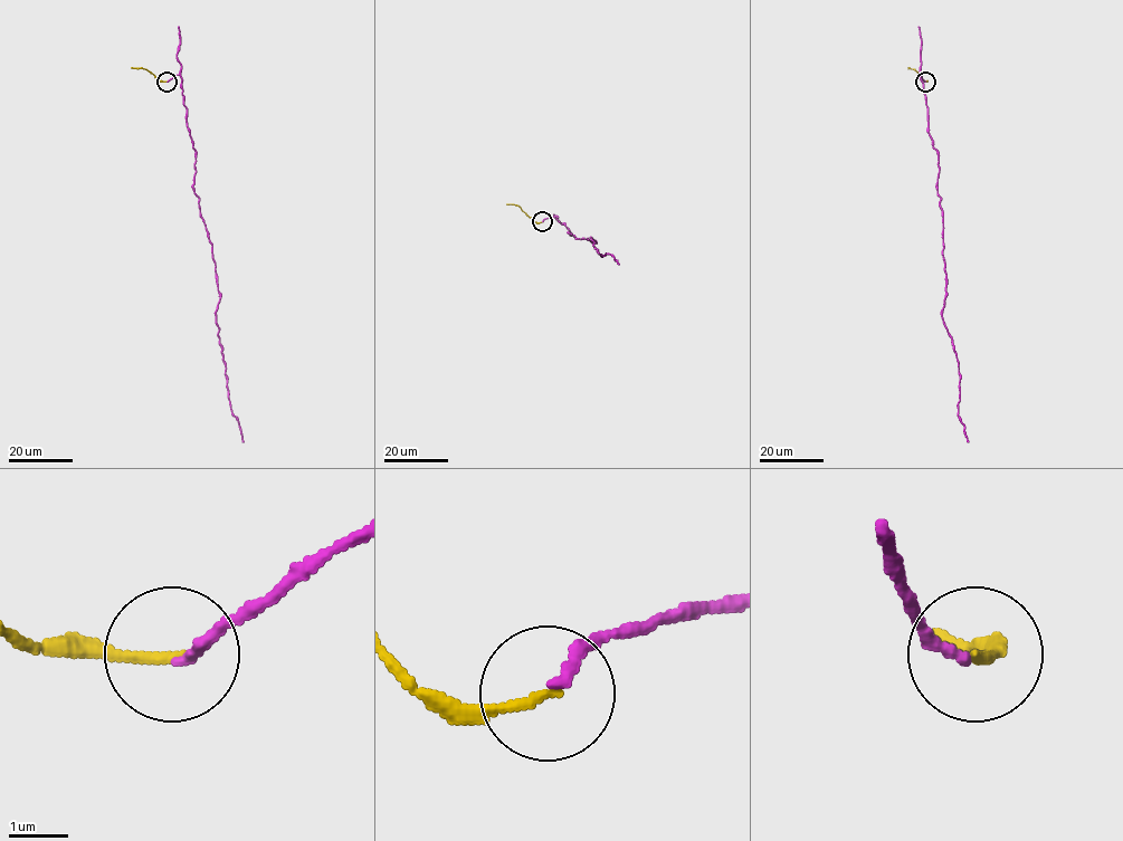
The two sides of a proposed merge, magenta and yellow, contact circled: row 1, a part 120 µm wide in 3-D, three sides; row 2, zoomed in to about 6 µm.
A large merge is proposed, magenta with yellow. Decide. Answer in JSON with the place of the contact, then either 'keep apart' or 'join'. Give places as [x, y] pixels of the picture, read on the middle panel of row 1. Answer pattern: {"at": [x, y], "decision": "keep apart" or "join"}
{"at": [542, 221], "decision": "join"}

